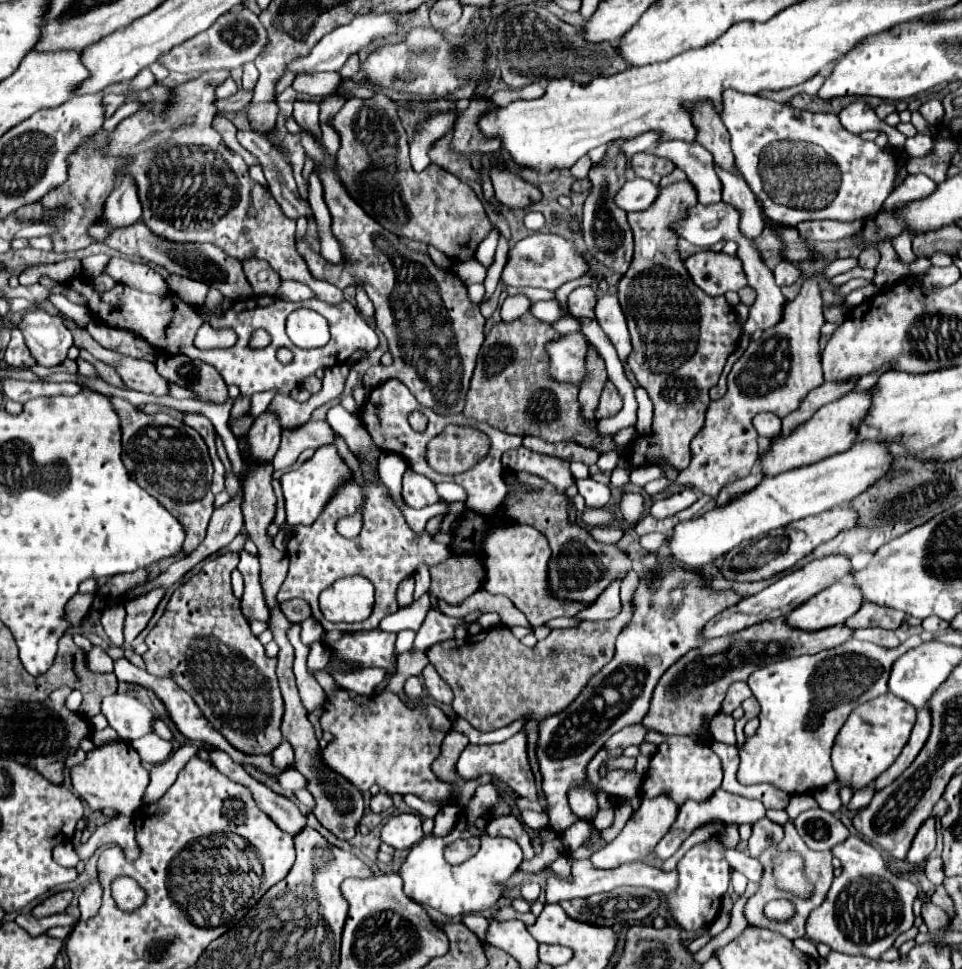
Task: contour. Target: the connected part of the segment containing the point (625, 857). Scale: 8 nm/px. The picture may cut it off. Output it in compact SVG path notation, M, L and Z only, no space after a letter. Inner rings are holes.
M642 799L640 809L634 811L634 815L628 819L628 823L618 833L618 837L614 841L610 841L604 849L596 851L590 861L596 867L604 867L604 869L612 869L612 867L618 867L624 863L642 861L644 857L648 857L654 851L658 841L666 835L666 831L674 823L676 815L678 815L678 807L674 807L674 803L670 803L668 799Z

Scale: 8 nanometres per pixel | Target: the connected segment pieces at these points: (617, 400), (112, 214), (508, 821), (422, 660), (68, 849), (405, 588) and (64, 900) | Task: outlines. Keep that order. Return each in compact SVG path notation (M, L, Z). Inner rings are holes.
M606 381L602 393L600 393L600 401L598 401L598 409L594 411L594 419L606 419L612 417L614 413L618 413L622 409L622 397L618 395L618 389L614 387L614 383Z
M126 175L120 183L120 187L116 187L106 205L104 205L104 219L102 223L94 225L90 229L90 235L94 235L96 239L104 239L108 229L114 227L128 227L130 223L136 223L142 217L142 205L138 199L138 191L136 191L136 183L132 175Z
M502 815L502 817L494 817L488 821L486 825L486 833L490 837L494 837L494 825L496 825L496 835L498 837L508 837L512 841L516 841L524 853L524 859L530 859L534 855L534 849L530 845L530 837L524 829L524 825L520 823L518 817L514 815Z
M407 651L398 656L396 675L392 676L386 691L400 693L404 689L404 682L410 676L418 676L429 663L424 651Z
M70 841L58 843L58 847L52 849L52 855L54 855L54 861L60 863L60 865L64 865L64 867L76 867L78 861L80 861L80 857L74 851L74 845Z
M414 577L404 579L404 581L398 585L396 601L398 601L398 607L408 607L408 605L414 603Z
M72 891L54 893L48 899L44 899L40 905L36 905L32 909L32 915L34 917L48 917L48 915L54 915L54 913L64 913L66 907L70 905L70 901L72 901Z

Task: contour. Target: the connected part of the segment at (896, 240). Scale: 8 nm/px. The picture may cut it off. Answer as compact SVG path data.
M904 229L900 235L892 237L892 245L894 245L894 249L898 251L898 255L904 263L912 263L916 259L914 253L912 253L912 239L908 235L908 229Z

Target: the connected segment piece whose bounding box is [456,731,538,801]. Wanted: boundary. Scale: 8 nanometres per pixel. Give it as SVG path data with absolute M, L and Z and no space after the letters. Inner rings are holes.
M518 731L516 735L512 735L510 739L502 741L502 743L492 743L492 745L466 745L464 751L460 753L460 759L456 763L456 773L464 779L476 779L484 773L498 777L502 783L506 783L518 797L524 797L528 801L536 801L538 799L538 789L536 789L536 781L534 781L534 773L530 769L528 763L528 739L524 731Z

